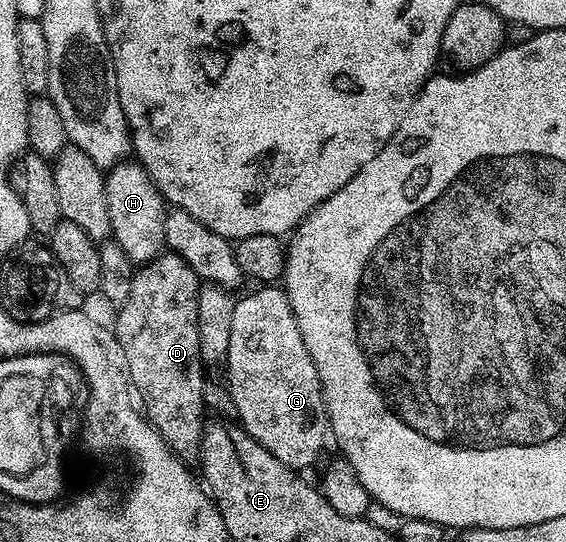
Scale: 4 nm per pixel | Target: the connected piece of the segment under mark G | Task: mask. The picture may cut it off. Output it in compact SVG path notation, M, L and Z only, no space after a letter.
M278 288L262 289L266 290L246 294L242 299L239 297L235 301L224 359L226 366L224 378L228 383L232 400L236 402L239 413L237 421L242 429L251 434L264 448L268 448L268 452L272 452L272 456L276 456L281 465L302 472L305 471L305 466L310 466L317 460L326 438L328 442L326 403L322 401L322 385L318 373L300 336L300 330L285 293Z

